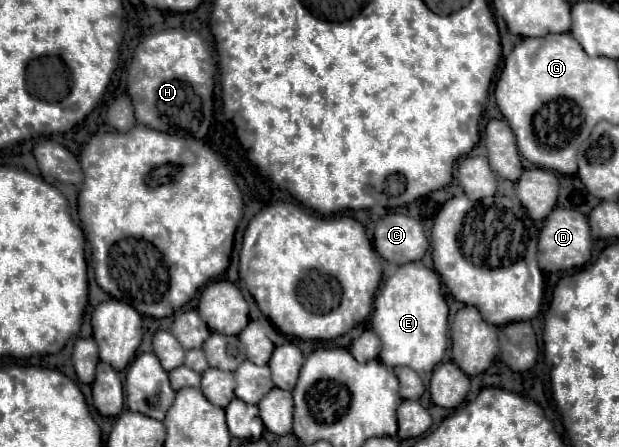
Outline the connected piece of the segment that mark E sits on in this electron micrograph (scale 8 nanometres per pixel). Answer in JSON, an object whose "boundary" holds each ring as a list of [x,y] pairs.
{"boundary":[[[422,263],[400,265],[398,271],[384,283],[380,293],[376,295],[374,315],[372,315],[372,331],[382,341],[380,361],[384,365],[388,365],[388,367],[406,365],[406,367],[414,369],[416,373],[432,371],[442,361],[449,344],[449,338],[446,337],[446,333],[448,333],[448,305],[444,301],[442,287],[440,287],[440,277],[436,275],[436,271],[424,267]]]}

